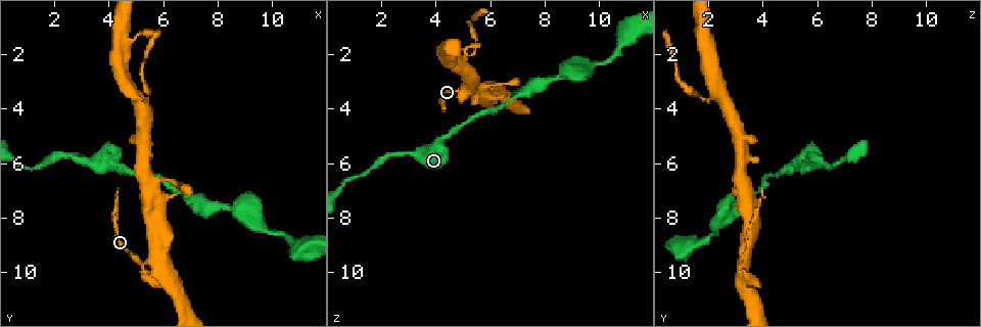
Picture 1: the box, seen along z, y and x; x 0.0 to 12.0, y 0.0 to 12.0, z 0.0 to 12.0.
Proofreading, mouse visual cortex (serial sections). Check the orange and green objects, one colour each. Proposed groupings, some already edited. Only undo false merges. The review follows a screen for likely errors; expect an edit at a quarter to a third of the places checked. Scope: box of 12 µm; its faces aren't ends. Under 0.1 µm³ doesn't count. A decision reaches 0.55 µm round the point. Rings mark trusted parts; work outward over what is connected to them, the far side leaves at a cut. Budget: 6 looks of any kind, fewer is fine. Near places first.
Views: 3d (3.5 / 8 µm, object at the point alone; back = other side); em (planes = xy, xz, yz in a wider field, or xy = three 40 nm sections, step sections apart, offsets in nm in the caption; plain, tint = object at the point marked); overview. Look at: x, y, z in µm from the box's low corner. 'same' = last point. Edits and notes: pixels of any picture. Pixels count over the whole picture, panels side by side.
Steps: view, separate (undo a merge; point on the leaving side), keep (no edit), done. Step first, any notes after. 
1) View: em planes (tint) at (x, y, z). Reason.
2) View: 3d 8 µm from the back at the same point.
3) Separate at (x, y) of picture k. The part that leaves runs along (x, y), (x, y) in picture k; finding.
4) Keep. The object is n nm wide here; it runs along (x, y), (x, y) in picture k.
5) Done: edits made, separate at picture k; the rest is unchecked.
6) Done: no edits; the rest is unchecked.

View: 3d 3.5 µm at (2.4, 5.7, 5.7). A narrow waist.

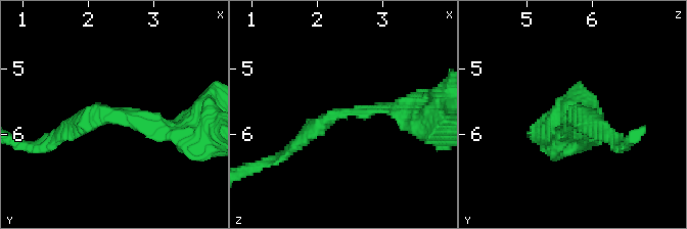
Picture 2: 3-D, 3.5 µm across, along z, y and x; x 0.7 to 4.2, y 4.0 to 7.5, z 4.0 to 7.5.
View: em xy step 1 (tint) at (2.50, 5.75, 5.65). The arms are 250, 250 nm wide; need the tissue.

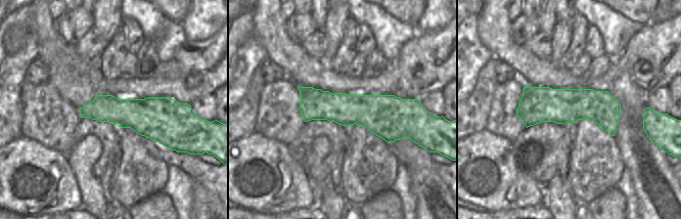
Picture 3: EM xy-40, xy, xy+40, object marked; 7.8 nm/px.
View: em xy step 2 (tint) at the same point.

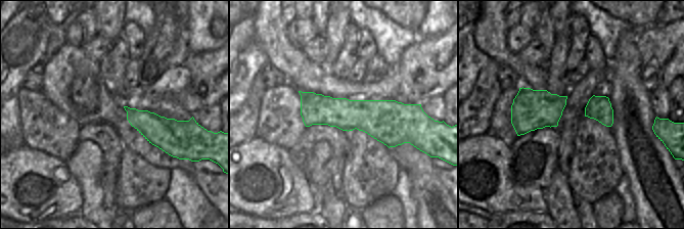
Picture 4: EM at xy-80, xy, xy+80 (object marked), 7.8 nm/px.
Keep. The object is 280 nm wide here; it runs along (414, 117), (398, 108), (341, 111), (291, 148) in picture 2; all the same cell.

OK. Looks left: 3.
View: 3d 8 µm at (5.5, 9.5, 3.2). Abrupt turn.

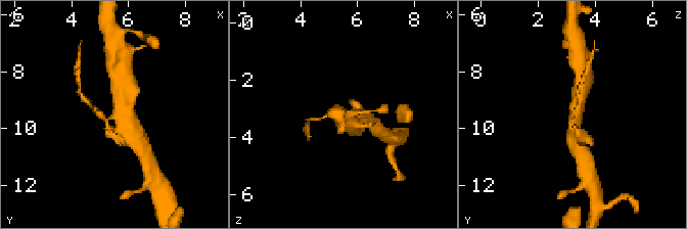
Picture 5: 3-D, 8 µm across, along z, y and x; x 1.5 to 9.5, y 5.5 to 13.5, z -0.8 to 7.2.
View: em xy step 1 (tint) at (5.6, 9.6, 3.3).

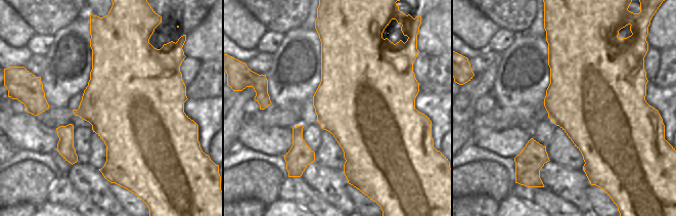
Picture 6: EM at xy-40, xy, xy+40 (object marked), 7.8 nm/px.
Separate at (383, 132) of picture 5. The part that leaves runs along (108, 118), (122, 109), (122, 82) in picture 5; a second cell is stuck on.

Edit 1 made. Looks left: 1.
Done: edits made, separate at picture 5; the rest is unchecked.

